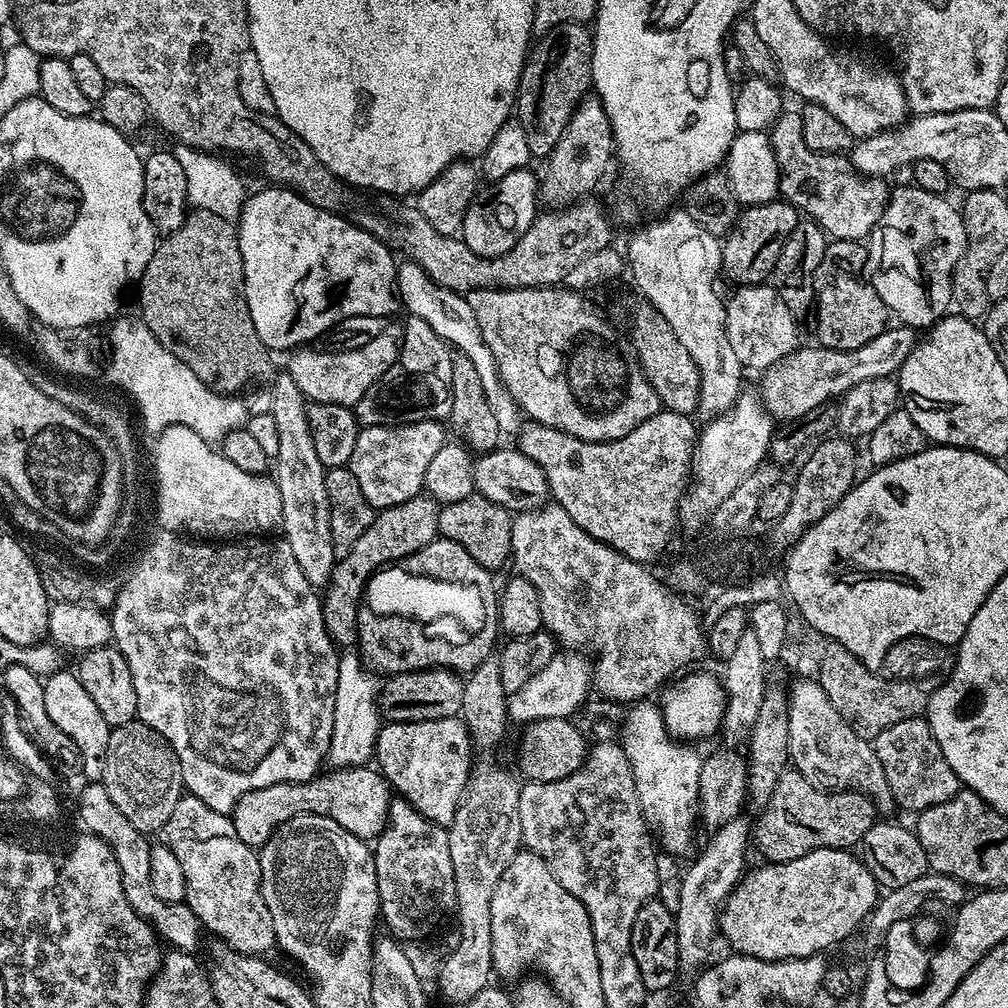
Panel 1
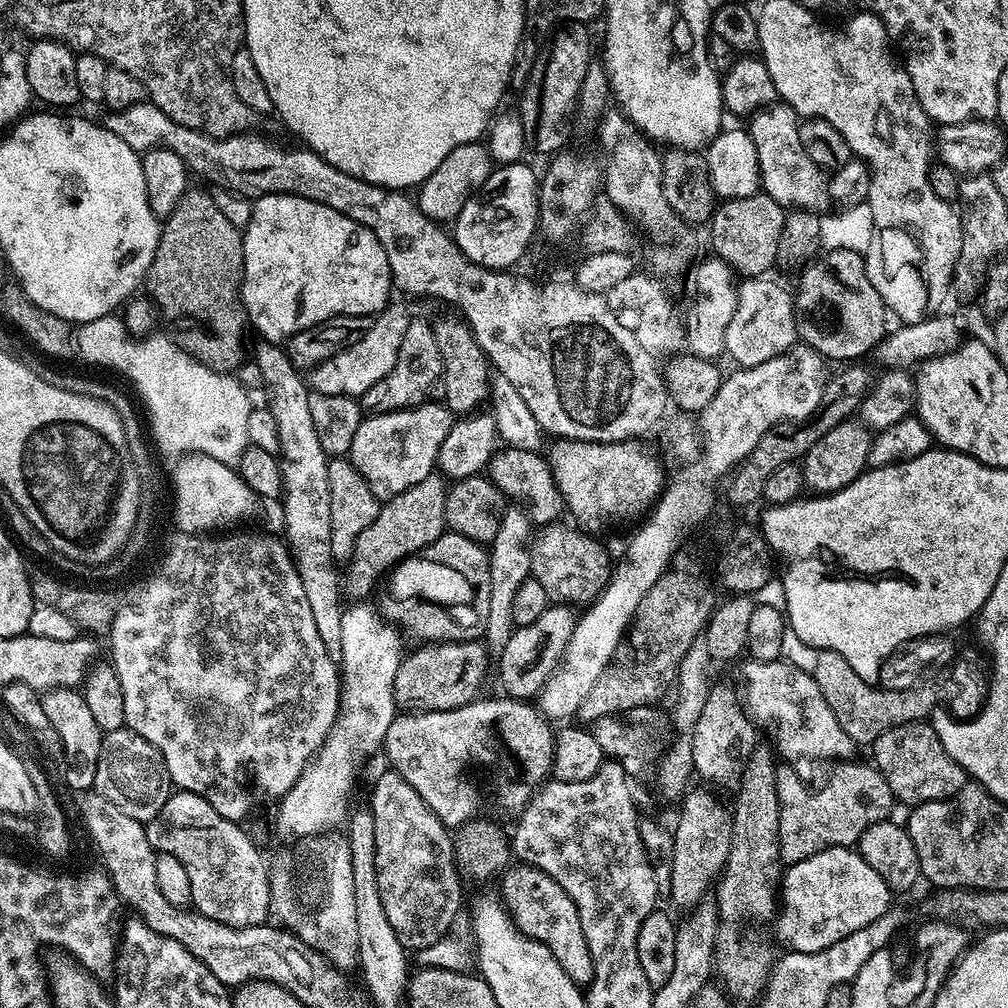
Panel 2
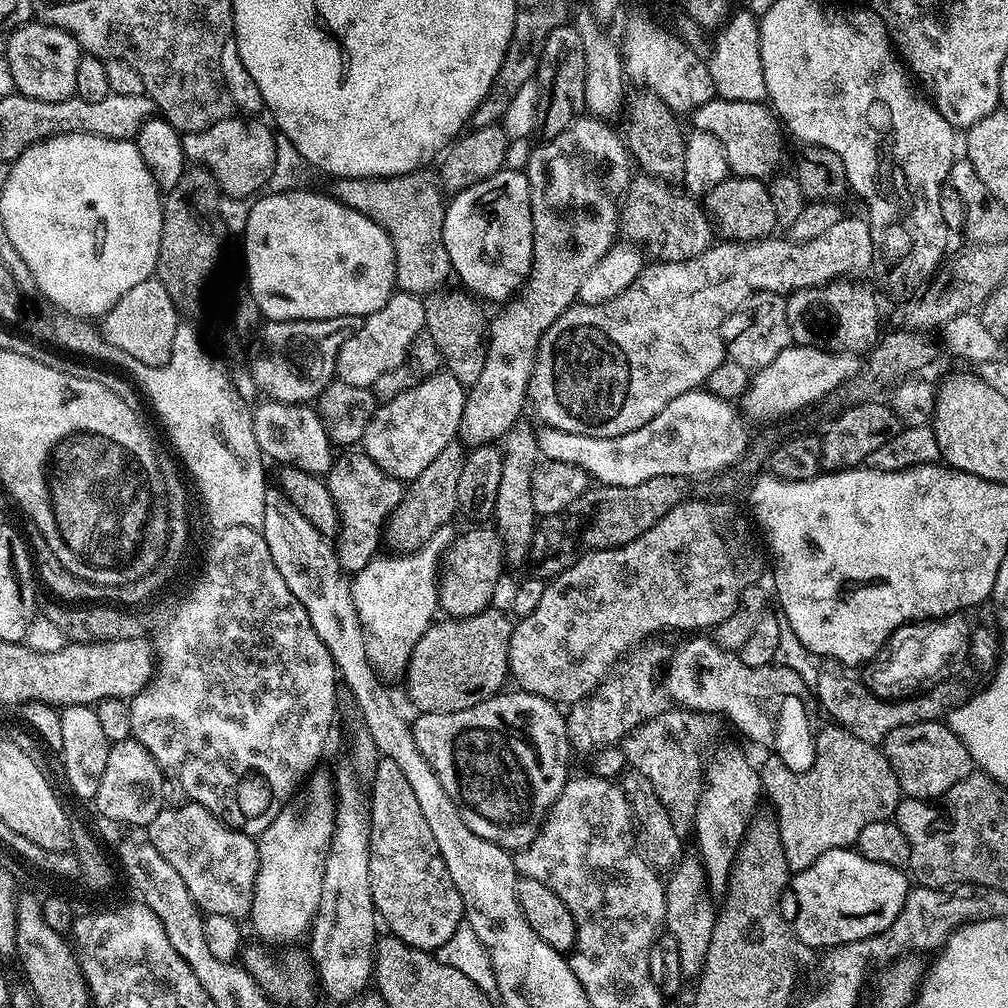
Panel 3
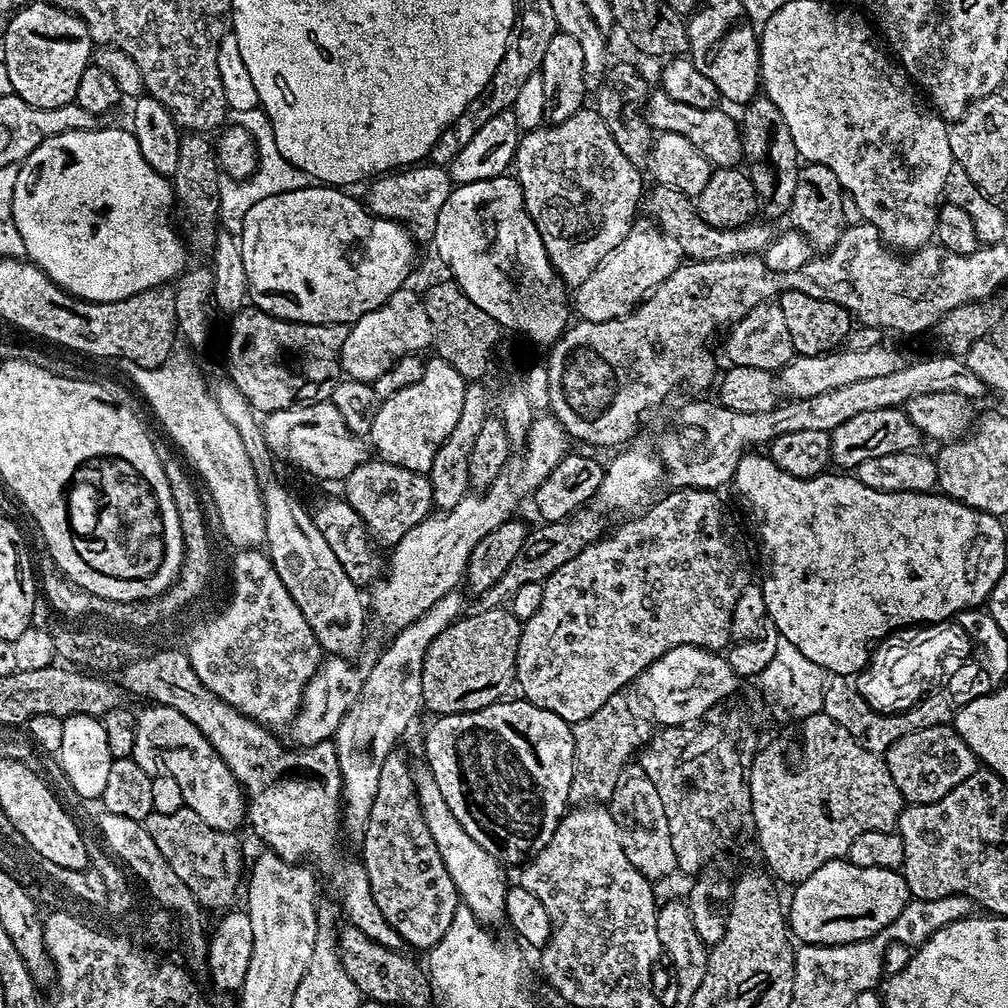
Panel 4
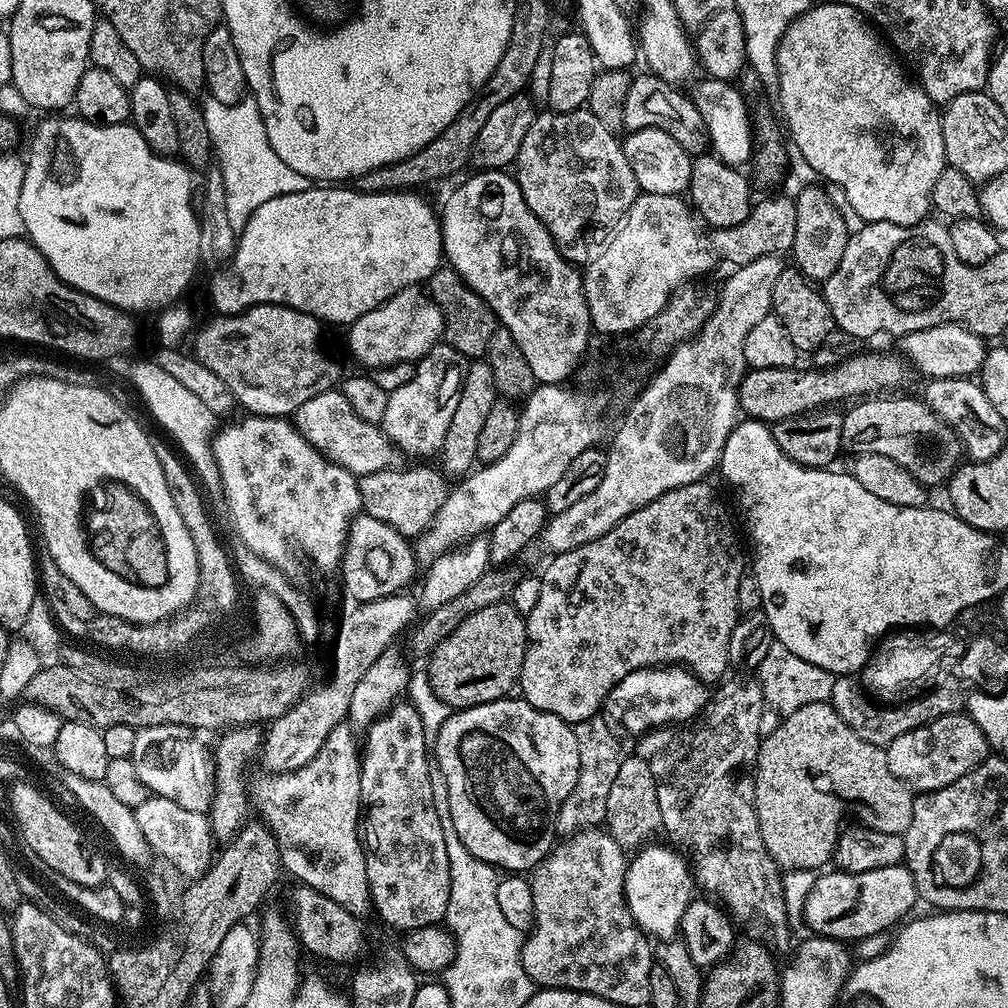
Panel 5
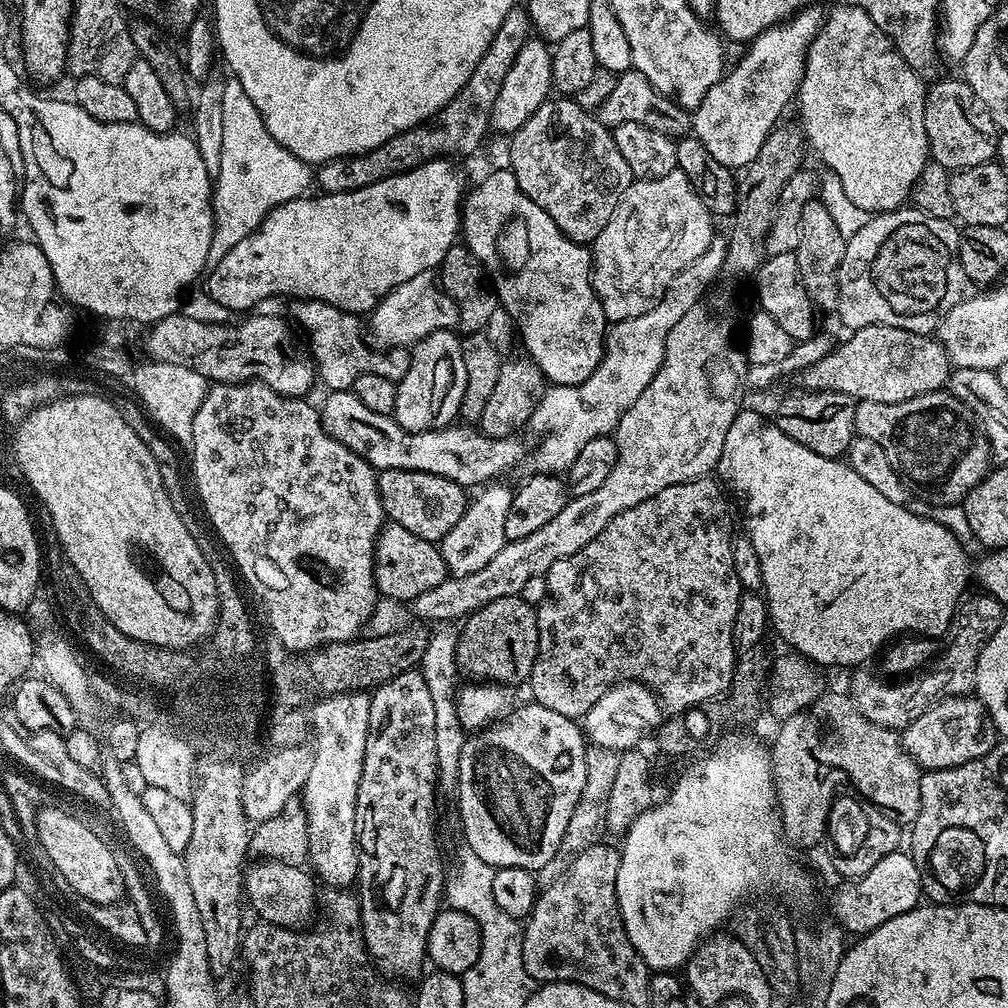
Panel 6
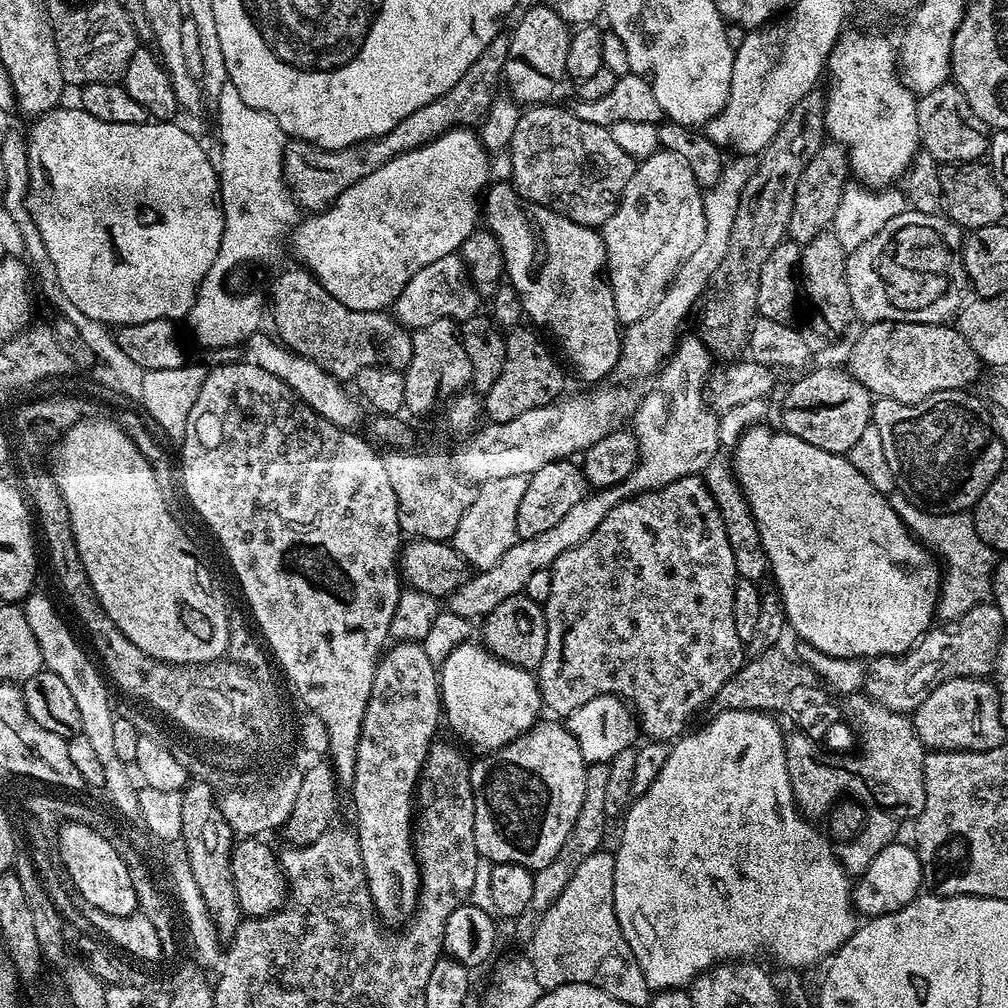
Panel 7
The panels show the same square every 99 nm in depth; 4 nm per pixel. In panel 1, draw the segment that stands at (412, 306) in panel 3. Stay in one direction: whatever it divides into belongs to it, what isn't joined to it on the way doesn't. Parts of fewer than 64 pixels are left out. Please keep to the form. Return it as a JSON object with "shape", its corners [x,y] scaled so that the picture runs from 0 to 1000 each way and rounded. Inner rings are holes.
{"shape":[[[386,320],[381,329],[375,331],[375,335],[367,335],[367,339],[355,347],[330,349],[313,343],[302,343],[287,352],[290,354],[286,357],[284,368],[291,373],[306,399],[327,399],[349,405],[355,395],[359,395],[359,391],[363,391],[363,387],[367,387],[367,383],[371,383],[371,379],[375,379],[375,375],[379,375],[387,363],[391,363],[397,350],[398,332],[398,322]]]}

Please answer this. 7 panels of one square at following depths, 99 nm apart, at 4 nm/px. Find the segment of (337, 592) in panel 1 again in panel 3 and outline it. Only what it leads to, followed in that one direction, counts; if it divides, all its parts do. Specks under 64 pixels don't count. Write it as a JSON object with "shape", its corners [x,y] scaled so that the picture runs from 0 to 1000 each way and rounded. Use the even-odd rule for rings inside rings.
{"shape":[[[449,438],[404,481],[397,500],[389,507],[379,528],[380,539],[385,539],[390,549],[408,550],[416,548],[421,540],[447,512],[453,511],[452,494],[454,492],[454,470],[460,461],[461,447],[455,439]]]}

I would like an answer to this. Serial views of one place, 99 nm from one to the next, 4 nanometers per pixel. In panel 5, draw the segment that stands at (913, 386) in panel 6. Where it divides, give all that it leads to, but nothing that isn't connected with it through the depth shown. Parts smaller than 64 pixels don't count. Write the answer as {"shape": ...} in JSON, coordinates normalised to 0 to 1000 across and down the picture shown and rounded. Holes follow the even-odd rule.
{"shape":[[[886,347],[886,349],[849,349],[846,353],[841,353],[838,357],[833,357],[830,361],[825,361],[822,365],[794,365],[795,363],[787,364],[758,364],[758,365],[747,365],[743,366],[734,380],[733,385],[733,399],[735,408],[745,416],[756,417],[761,421],[767,421],[774,418],[776,415],[791,413],[797,409],[804,409],[807,405],[812,405],[814,403],[824,402],[826,399],[833,399],[829,397],[837,397],[843,393],[849,393],[845,395],[861,395],[866,391],[873,391],[876,385],[881,385],[884,381],[893,381],[897,376],[900,375],[901,369],[903,370],[902,362],[899,360],[898,354],[894,352],[892,348]]]}

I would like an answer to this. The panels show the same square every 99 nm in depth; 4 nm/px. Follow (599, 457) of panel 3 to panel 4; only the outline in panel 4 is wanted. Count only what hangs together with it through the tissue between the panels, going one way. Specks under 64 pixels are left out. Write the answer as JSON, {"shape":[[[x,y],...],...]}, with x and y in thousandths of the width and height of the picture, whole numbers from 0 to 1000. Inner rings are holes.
{"shape":[[[936,351],[937,353],[933,355],[923,355],[921,357],[917,357],[915,359],[909,359],[905,361],[905,359],[900,360],[895,365],[892,365],[889,368],[885,368],[883,371],[871,372],[868,375],[859,375],[854,379],[847,379],[842,381],[841,383],[832,384],[831,387],[819,388],[813,392],[809,392],[808,395],[796,396],[796,397],[784,397],[781,398],[782,401],[775,400],[770,404],[766,405],[763,408],[758,409],[750,409],[750,410],[734,410],[732,408],[721,407],[718,403],[708,400],[704,401],[702,399],[698,401],[687,401],[681,404],[677,409],[677,417],[683,422],[683,427],[675,427],[673,429],[663,429],[661,430],[653,438],[654,444],[652,446],[653,454],[656,458],[656,463],[659,465],[659,472],[661,478],[663,476],[664,483],[668,485],[672,484],[700,484],[703,486],[712,486],[713,483],[722,479],[722,481],[729,475],[730,466],[732,462],[732,458],[735,456],[736,452],[739,451],[741,444],[744,442],[742,440],[746,439],[746,442],[750,442],[750,439],[754,439],[755,442],[759,440],[765,439],[769,435],[774,434],[776,431],[784,430],[785,428],[795,428],[795,427],[815,427],[819,430],[824,430],[825,427],[829,426],[831,423],[835,421],[835,419],[839,419],[842,415],[847,415],[848,412],[855,410],[860,407],[871,407],[871,406],[881,406],[887,404],[896,404],[902,396],[907,393],[913,393],[915,391],[923,391],[923,390],[950,390],[954,391],[956,394],[963,397],[970,397],[970,395],[974,395],[977,391],[980,391],[980,384],[978,381],[974,380],[971,375],[965,371],[964,368],[961,367],[959,360],[954,358],[951,354],[946,354],[942,351]]]}

